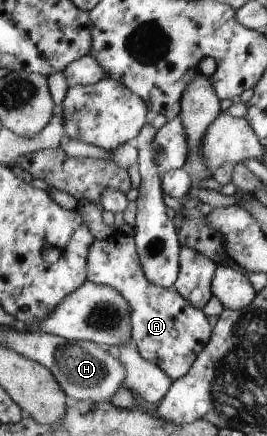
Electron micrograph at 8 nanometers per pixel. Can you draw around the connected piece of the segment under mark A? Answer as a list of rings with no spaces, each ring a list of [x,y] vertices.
[[[113,232],[103,241],[93,241],[88,254],[88,281],[113,287],[123,295],[129,303],[131,340],[145,360],[163,369],[174,382],[192,370],[197,355],[213,337],[213,327],[201,308],[189,304],[173,287],[158,287],[148,281],[132,236]]]

